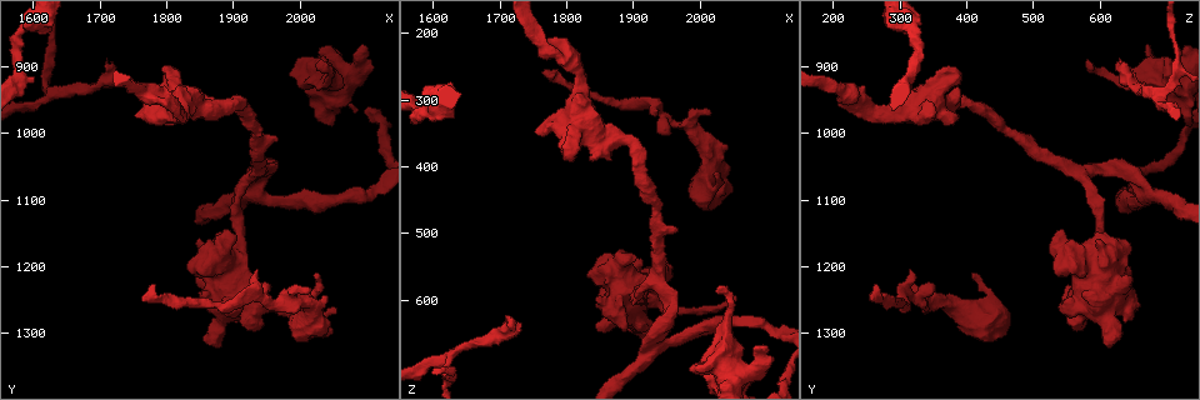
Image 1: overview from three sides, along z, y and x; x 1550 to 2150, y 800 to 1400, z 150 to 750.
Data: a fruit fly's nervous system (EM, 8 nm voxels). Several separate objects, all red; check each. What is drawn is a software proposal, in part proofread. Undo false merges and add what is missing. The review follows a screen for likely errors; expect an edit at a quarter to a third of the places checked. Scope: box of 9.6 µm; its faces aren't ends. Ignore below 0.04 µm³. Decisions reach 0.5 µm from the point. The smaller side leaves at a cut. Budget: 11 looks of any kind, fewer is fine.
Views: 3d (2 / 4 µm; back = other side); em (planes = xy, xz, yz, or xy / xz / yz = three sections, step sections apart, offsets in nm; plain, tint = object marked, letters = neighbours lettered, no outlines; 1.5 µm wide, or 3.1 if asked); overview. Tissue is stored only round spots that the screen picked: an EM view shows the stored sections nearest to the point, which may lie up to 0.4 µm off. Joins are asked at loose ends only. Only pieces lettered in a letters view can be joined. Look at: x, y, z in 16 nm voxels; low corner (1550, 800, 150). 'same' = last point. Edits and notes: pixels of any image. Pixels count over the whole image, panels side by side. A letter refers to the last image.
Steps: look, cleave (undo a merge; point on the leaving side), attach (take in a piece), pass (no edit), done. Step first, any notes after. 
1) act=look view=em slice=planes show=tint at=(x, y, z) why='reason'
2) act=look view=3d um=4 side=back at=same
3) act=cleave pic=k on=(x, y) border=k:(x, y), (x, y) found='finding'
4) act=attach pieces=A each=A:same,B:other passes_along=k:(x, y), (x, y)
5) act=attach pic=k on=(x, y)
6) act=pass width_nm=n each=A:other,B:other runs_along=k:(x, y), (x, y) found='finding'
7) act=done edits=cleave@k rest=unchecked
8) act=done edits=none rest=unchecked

act=look view=em slice=planes show=tint at=(1585, 845, 315) why='calibre changes'

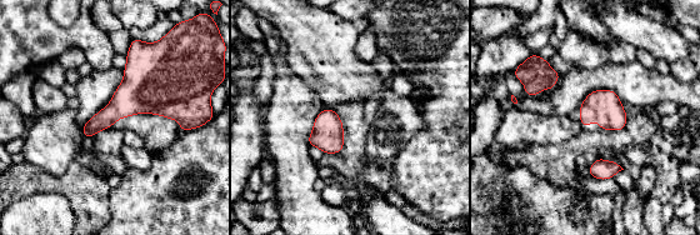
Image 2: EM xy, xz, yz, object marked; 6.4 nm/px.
act=look view=em slice=planes show=letters at=same

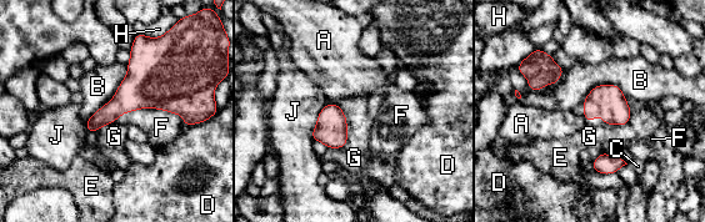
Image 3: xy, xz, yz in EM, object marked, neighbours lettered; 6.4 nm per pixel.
act=pass each=A:other,B:other,C:other,D:other,E:other,F:other,G:other,H:other,J:other found='continuous, no second cell'

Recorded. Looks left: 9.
act=look view=em slice=planes show=tint at=(2095, 865, 665)

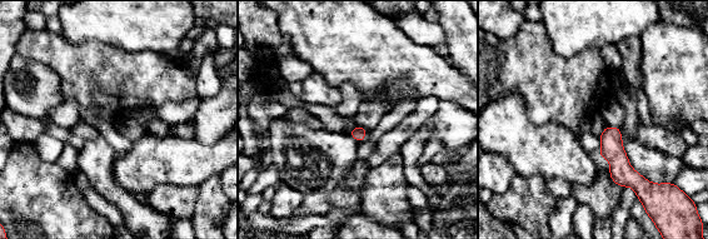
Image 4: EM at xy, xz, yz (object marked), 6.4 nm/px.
act=look view=em slice=planes show=letters at=same

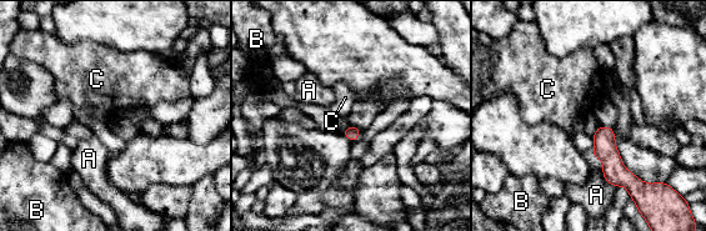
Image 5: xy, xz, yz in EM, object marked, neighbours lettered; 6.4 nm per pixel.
act=pass each=A:other,B:other,C:other border=5:(592, 136), (592, 151), (590, 154) found='none of them fits'

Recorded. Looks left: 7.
act=look view=em slice=planes show=letters at=(2055, 1260, 600) why='an open end'

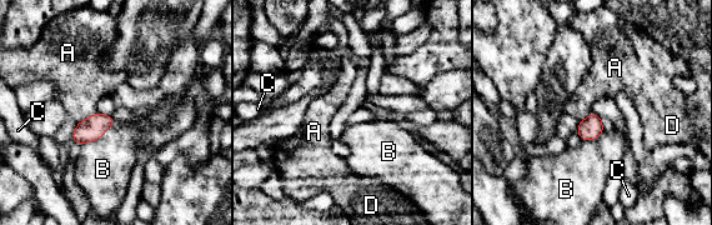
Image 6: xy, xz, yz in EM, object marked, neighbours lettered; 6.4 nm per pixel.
act=pass longest_contact=B:240nm each=A:other,B:other,C:other,D:other border=6:(111, 126), (98, 139), (81, 144) found='no lettered piece goes on from it'

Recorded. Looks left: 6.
act=look view=em slice=planes show=tint at=(2045, 1300, 430) why='free end'

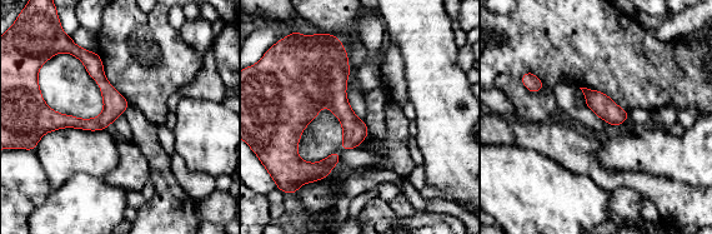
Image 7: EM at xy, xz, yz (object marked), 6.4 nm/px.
act=look view=em slice=planes show=letters at=same why='what lies round it'

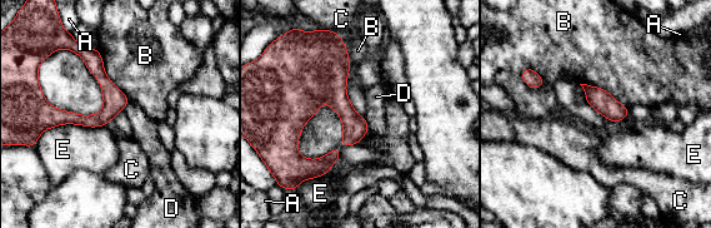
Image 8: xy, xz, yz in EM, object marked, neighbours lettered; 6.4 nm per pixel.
act=pass each=A:other,B:other,C:other,D:other,E:other border=8:(362, 117), (370, 129) found='no lettered piece goes on from it'

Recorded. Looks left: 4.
act=done edits=none rest=unchecked

